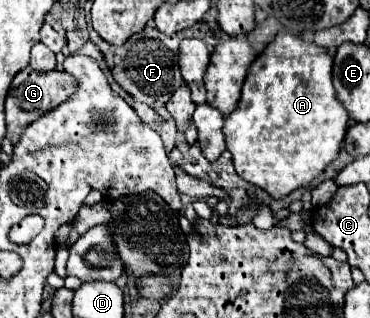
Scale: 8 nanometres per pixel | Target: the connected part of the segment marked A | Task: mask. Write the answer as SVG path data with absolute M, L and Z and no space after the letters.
M279 32L253 62L237 108L225 118L227 150L233 156L237 174L281 200L297 188L309 186L337 156L349 128L349 112L339 102L333 88L333 56L315 42L305 42L293 34Z

